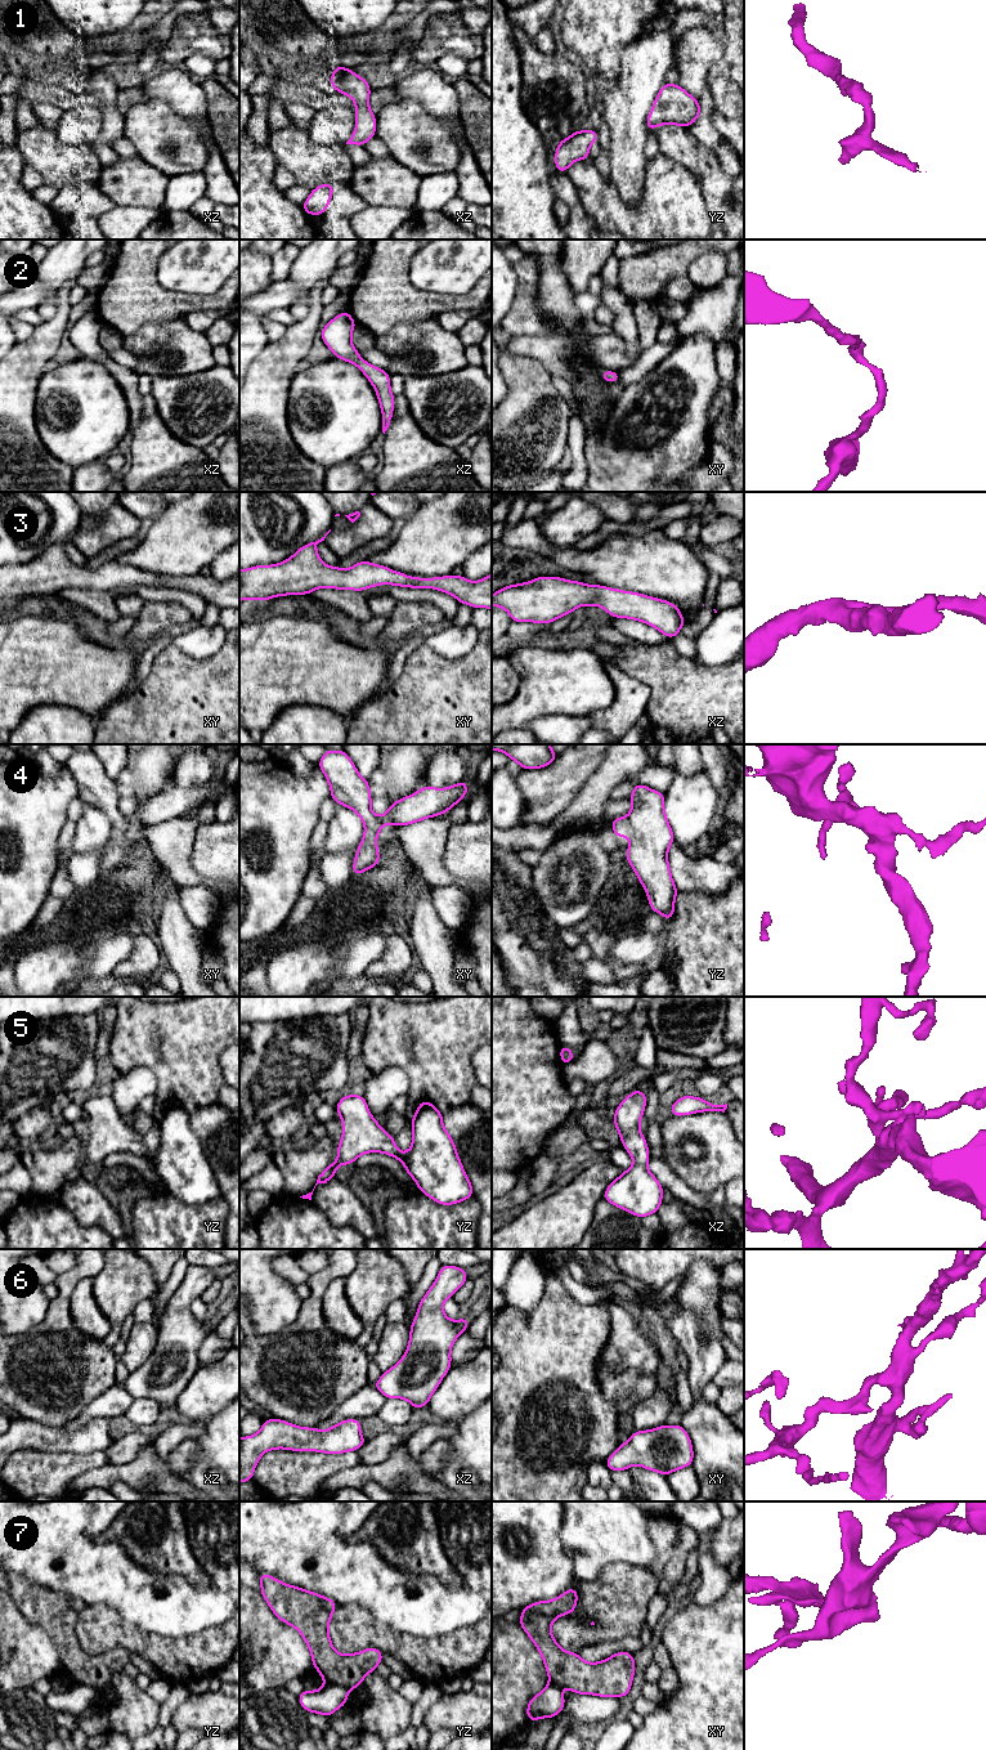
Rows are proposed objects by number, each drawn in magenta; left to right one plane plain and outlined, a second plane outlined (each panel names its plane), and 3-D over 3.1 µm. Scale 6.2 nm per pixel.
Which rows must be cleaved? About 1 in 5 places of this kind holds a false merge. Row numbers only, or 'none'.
7

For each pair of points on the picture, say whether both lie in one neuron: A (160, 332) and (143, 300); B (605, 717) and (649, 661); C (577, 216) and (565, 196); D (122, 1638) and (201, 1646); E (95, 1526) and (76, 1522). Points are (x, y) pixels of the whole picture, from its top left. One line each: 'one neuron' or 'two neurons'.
A: two neurons
B: two neurons
C: one neuron
D: one neuron
E: two neurons

